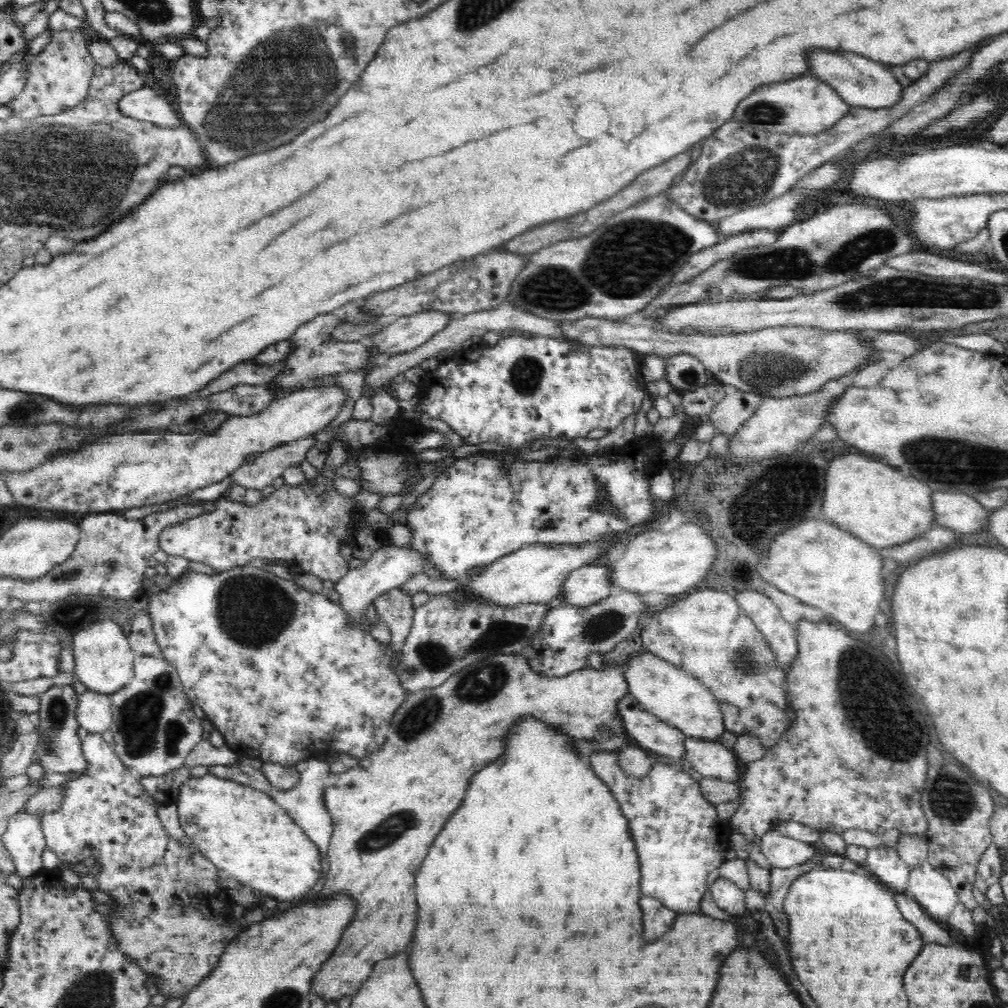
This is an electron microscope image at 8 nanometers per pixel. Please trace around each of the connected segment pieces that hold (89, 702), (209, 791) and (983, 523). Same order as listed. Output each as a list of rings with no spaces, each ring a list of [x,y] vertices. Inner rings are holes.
[[[94,691],[78,694],[76,718],[80,728],[89,733],[103,733],[112,724],[112,701],[110,695]]]
[[[208,773],[203,777],[188,776],[188,780],[184,780],[184,784],[174,794],[174,804],[184,834],[218,870],[224,870],[238,884],[248,885],[277,901],[292,902],[302,899],[320,880],[323,865],[318,846],[312,843],[304,829],[269,794]]]
[[[932,492],[932,514],[934,524],[963,534],[982,533],[989,529],[988,514],[972,495],[964,493]]]

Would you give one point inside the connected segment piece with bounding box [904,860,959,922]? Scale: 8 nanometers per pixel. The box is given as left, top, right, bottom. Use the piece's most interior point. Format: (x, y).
(929, 887)

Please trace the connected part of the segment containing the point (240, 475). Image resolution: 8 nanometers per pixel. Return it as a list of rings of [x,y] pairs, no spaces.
[[[315,434],[259,453],[252,464],[241,464],[230,474],[232,484],[262,491],[265,486],[272,485],[278,476],[282,476],[284,470],[306,460],[306,454],[314,444]]]

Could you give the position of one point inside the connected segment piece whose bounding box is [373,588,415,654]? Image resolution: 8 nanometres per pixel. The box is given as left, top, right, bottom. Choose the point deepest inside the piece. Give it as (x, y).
(395, 608)

